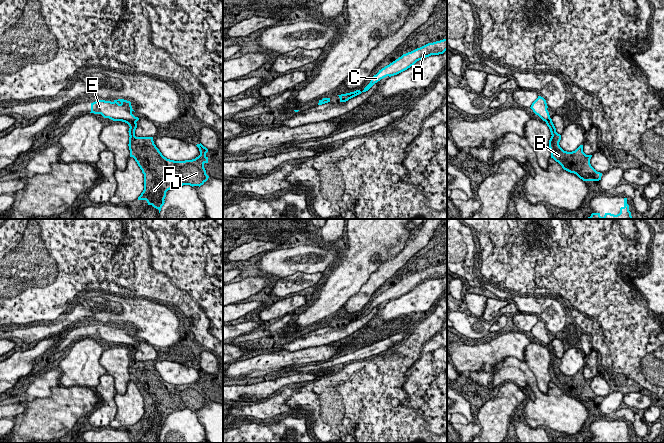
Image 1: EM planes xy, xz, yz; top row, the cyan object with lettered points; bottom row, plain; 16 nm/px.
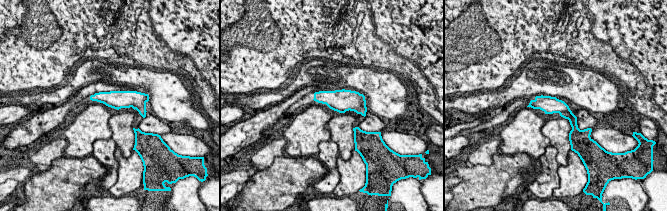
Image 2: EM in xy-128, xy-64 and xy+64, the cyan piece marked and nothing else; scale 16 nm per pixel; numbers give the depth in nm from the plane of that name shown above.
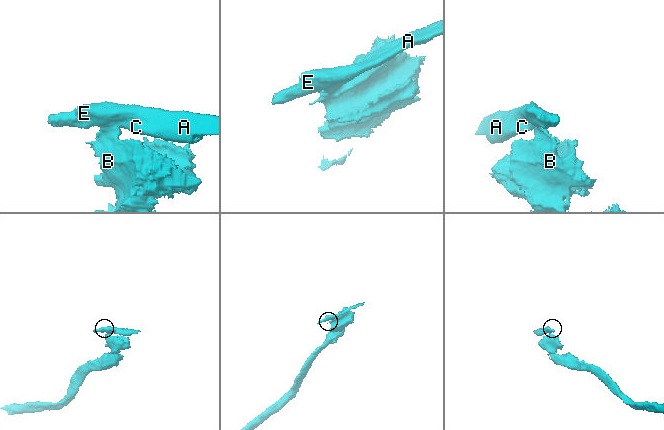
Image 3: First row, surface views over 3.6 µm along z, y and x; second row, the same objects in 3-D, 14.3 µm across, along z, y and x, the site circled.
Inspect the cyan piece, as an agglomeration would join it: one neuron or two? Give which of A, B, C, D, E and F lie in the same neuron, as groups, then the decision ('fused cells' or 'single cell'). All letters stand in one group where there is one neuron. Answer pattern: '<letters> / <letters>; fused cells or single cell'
A C E / B D F; fused cells

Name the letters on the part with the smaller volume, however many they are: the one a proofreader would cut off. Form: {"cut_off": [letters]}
{"cut_off": ["A", "C", "E"]}

